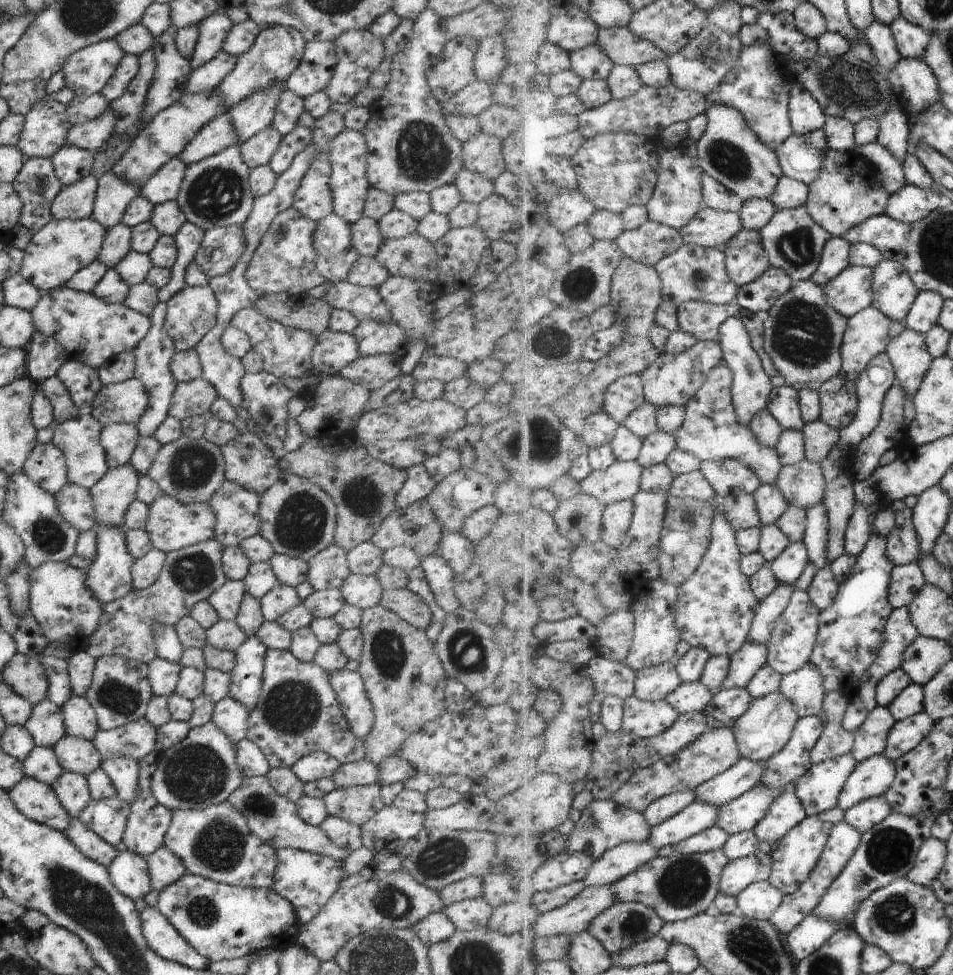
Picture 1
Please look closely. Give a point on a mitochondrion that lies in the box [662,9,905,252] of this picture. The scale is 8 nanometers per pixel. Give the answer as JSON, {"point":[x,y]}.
{"point":[846,86]}

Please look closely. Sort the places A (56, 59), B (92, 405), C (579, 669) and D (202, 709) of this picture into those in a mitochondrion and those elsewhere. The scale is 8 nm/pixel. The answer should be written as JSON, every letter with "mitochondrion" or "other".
{"A":"other","B":"other","C":"other","D":"other"}

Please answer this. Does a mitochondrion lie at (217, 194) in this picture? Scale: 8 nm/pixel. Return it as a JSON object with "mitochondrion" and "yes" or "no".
{"mitochondrion":"yes"}

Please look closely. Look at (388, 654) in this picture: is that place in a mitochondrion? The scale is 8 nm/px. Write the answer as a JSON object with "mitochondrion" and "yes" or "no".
{"mitochondrion":"yes"}

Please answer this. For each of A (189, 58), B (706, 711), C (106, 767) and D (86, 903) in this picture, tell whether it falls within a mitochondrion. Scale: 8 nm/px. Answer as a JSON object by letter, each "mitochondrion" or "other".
{"A":"other","B":"other","C":"other","D":"mitochondrion"}

